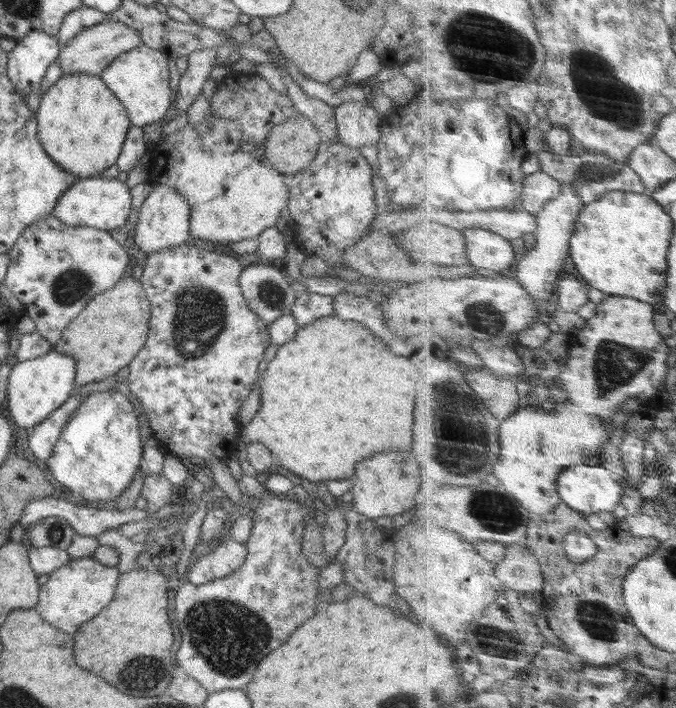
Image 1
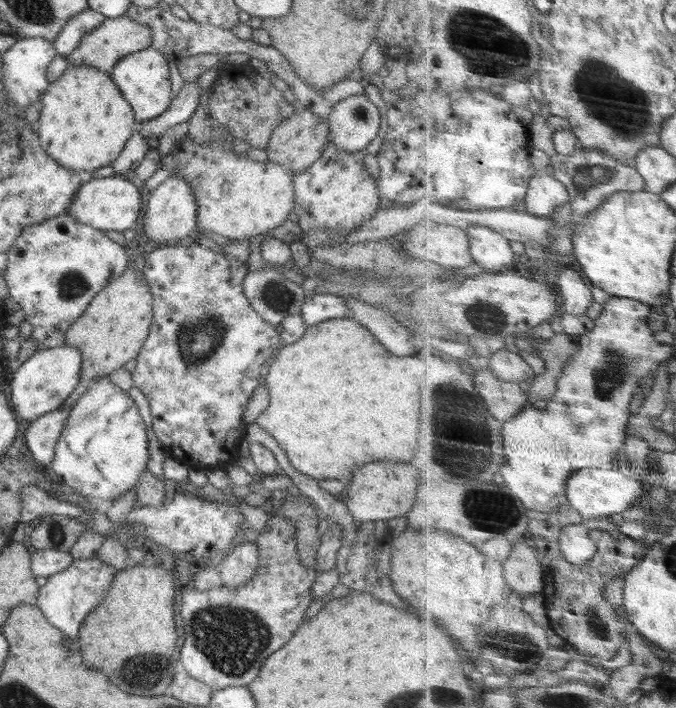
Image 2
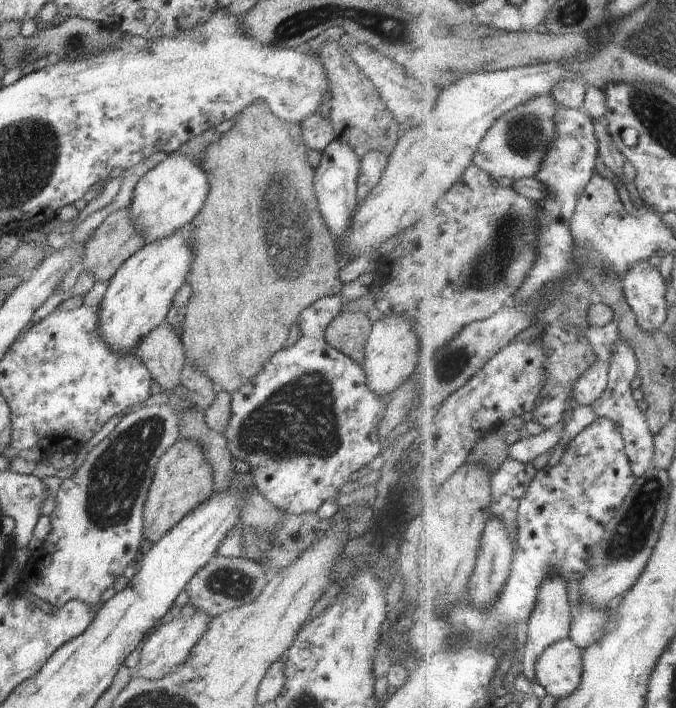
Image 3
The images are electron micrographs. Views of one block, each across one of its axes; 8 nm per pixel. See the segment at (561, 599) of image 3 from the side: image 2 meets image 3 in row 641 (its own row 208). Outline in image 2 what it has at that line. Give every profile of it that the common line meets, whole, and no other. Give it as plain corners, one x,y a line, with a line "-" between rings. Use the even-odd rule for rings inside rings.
545,172
531,181
531,189
526,198
526,210
536,216
550,217
564,204
571,202
571,194
564,182

